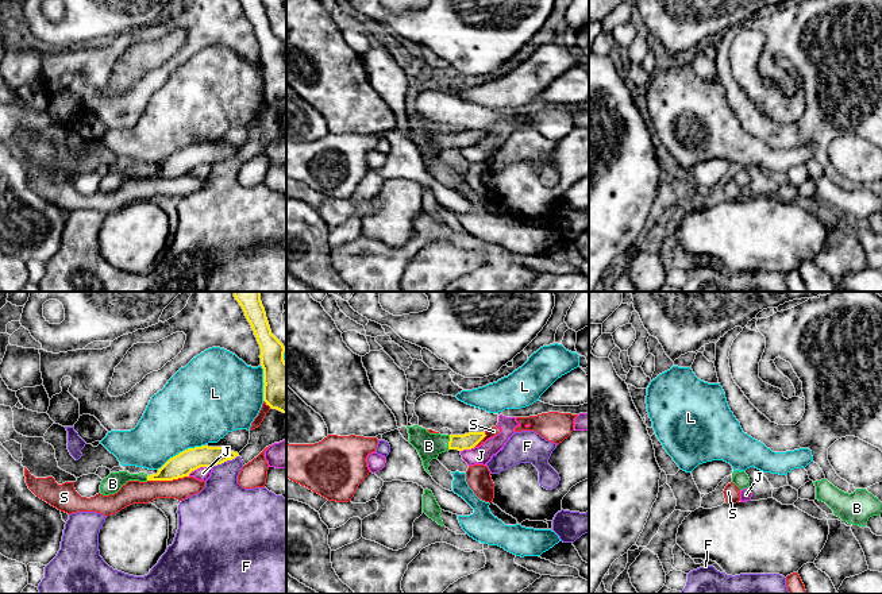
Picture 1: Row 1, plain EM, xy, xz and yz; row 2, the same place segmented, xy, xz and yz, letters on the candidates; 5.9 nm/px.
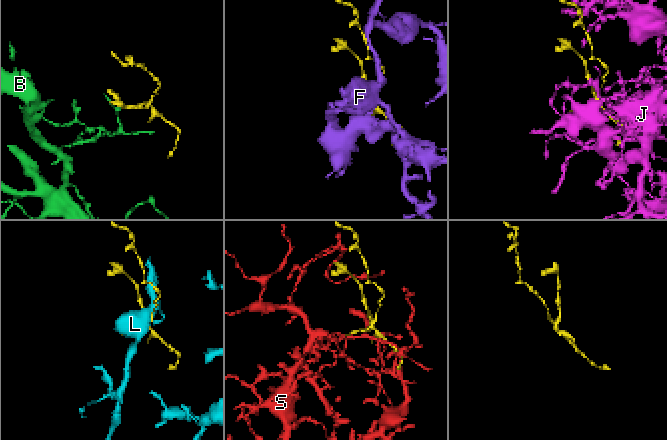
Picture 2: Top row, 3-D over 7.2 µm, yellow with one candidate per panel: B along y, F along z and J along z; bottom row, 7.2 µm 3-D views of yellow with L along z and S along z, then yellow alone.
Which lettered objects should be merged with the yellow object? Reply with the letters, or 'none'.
B

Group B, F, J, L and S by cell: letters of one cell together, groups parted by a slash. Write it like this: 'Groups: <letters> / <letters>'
Groups: B / F / J / L / S

